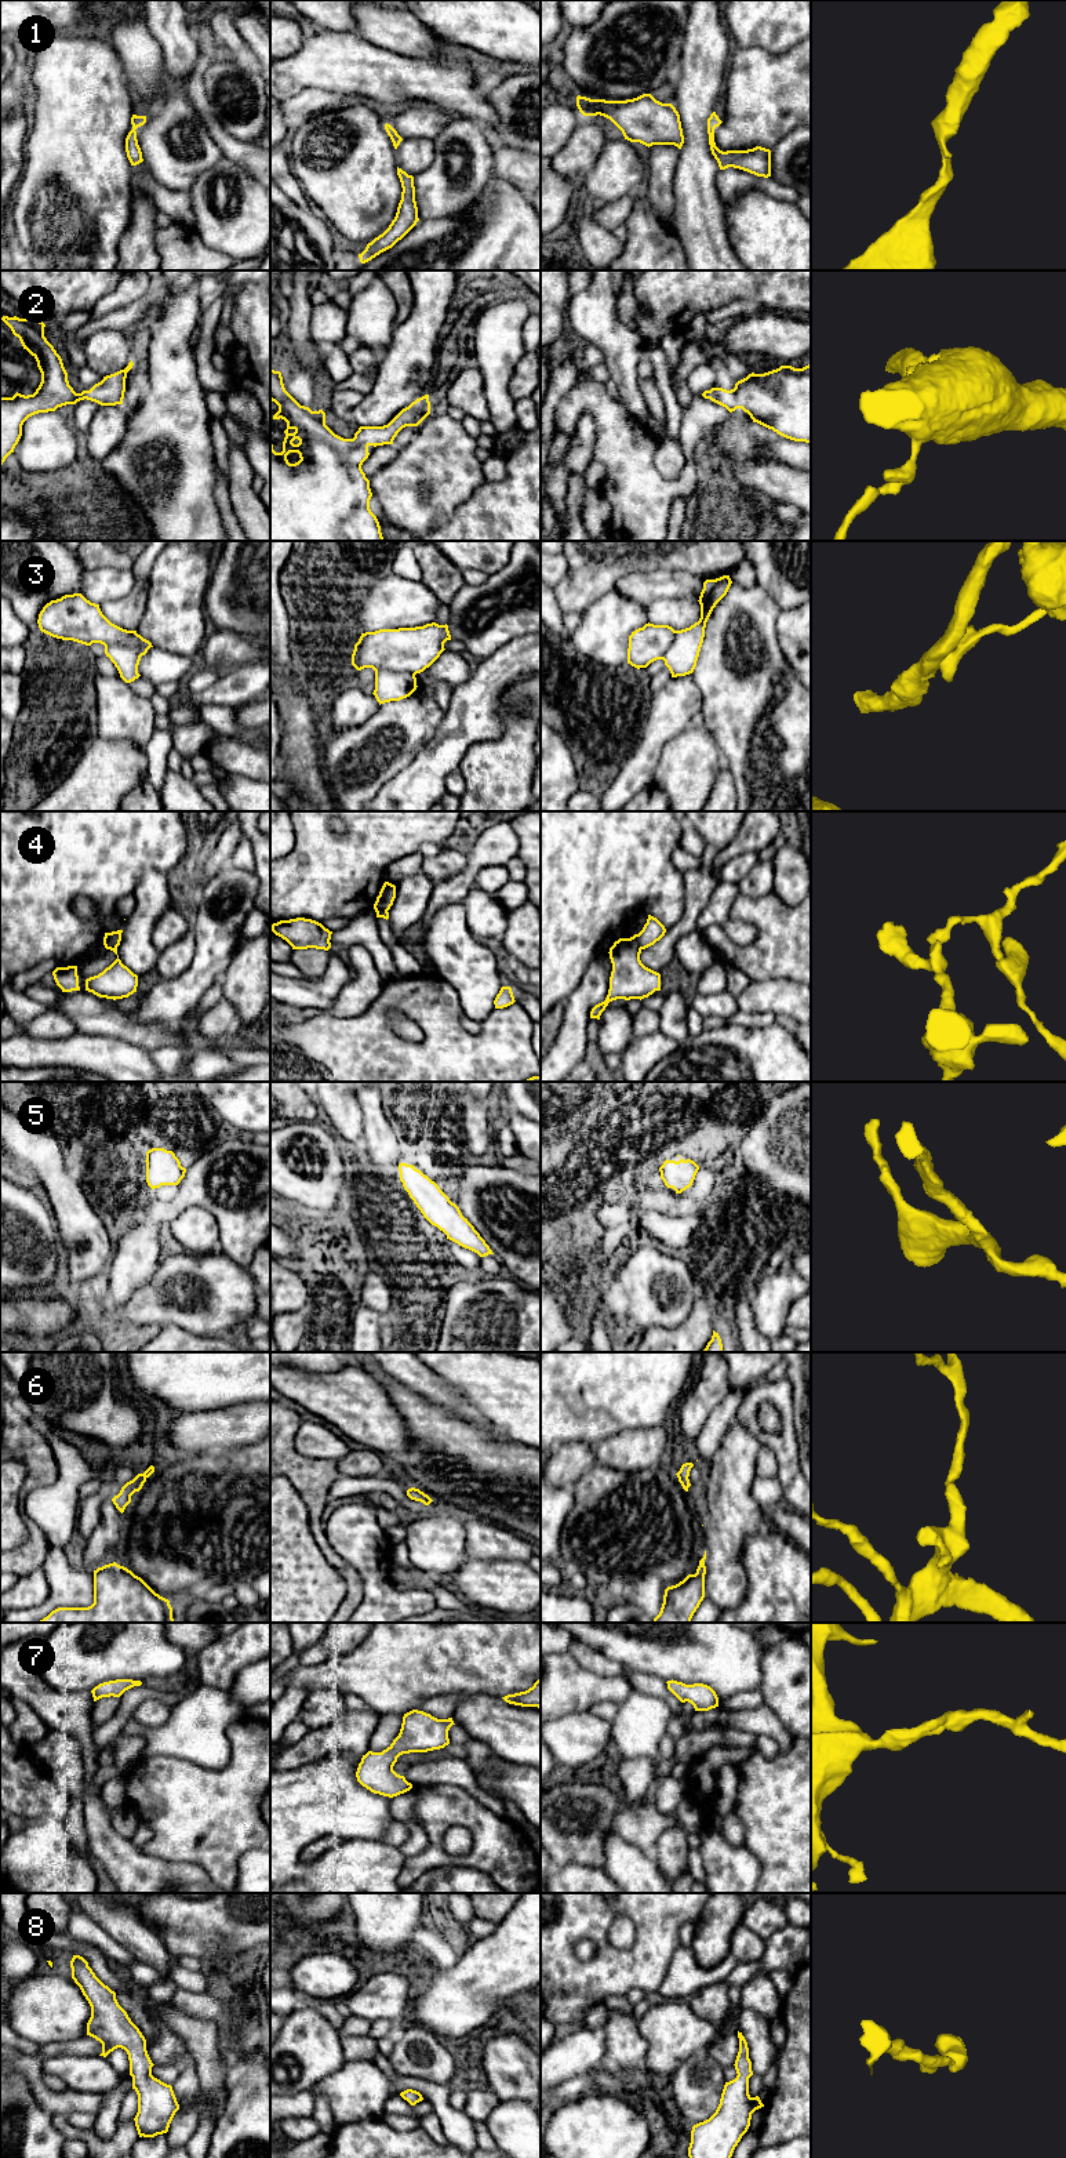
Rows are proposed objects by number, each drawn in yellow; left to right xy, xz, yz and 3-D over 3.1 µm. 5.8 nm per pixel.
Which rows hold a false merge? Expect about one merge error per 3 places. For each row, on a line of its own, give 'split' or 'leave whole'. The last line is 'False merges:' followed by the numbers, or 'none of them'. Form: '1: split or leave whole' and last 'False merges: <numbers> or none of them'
1: leave whole
2: leave whole
3: split
4: split
5: leave whole
6: leave whole
7: leave whole
8: leave whole
False merges: 3, 4

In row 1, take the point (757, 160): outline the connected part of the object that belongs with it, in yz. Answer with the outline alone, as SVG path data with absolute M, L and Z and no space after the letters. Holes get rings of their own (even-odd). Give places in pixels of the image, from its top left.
M713 112L707 119L709 145L710 145L712 155L718 163L720 170L734 167L754 174L757 177L764 177L764 178L771 177L770 149L756 146L747 150L723 152L716 146L714 128L718 127L721 123L723 121L718 119L716 112Z

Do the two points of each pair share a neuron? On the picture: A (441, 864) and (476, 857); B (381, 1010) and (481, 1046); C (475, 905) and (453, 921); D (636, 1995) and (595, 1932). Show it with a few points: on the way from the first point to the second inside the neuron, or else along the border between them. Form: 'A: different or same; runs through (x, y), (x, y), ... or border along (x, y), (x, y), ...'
A: different; border along (468, 857), (468, 864), (461, 871), (441, 879)
B: same; runs through (406, 1005), (421, 1005), (457, 1041)
C: different; border along (461, 903), (469, 932), (481, 941)
D: different; border along (644, 1994), (633, 1988), (626, 1995)

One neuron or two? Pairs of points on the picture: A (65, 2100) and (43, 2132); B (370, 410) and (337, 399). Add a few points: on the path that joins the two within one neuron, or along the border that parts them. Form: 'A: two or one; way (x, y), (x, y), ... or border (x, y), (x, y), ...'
A: two; border (31, 2091), (36, 2102), (53, 2115)
B: two; border (364, 395), (349, 413)

